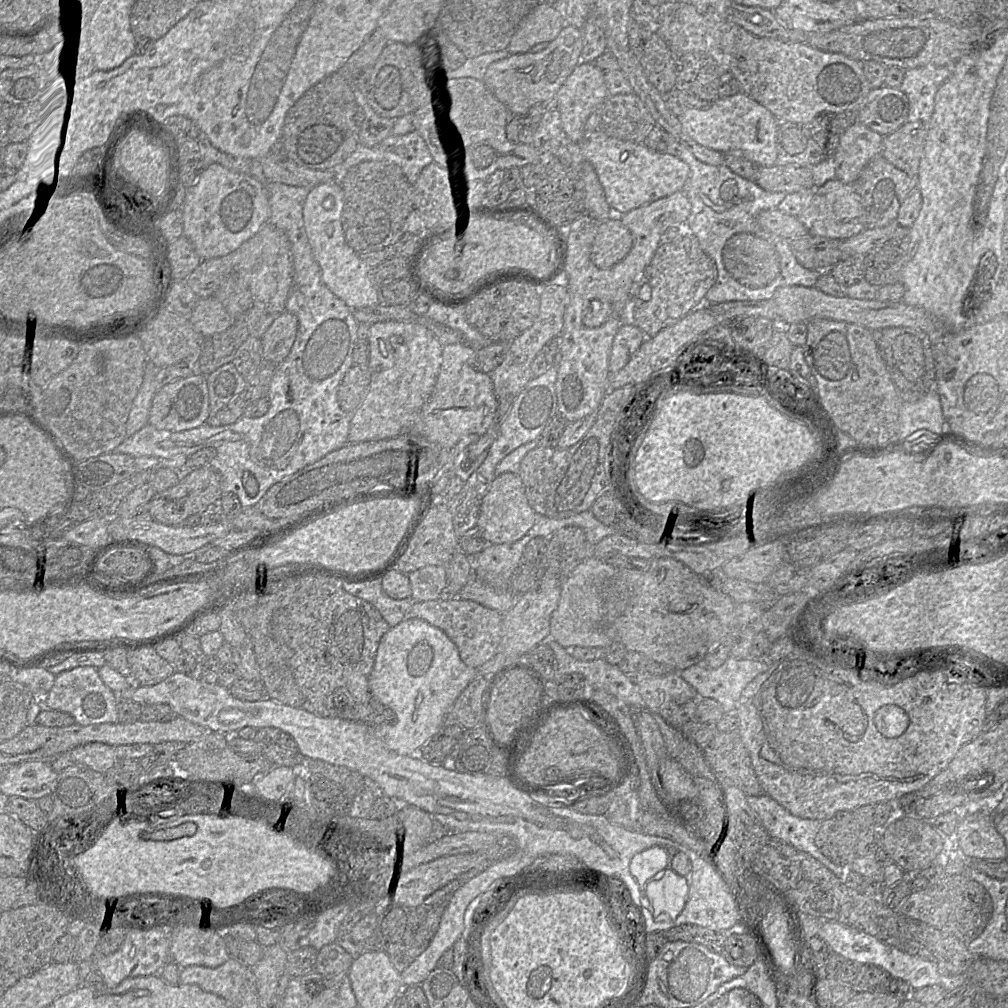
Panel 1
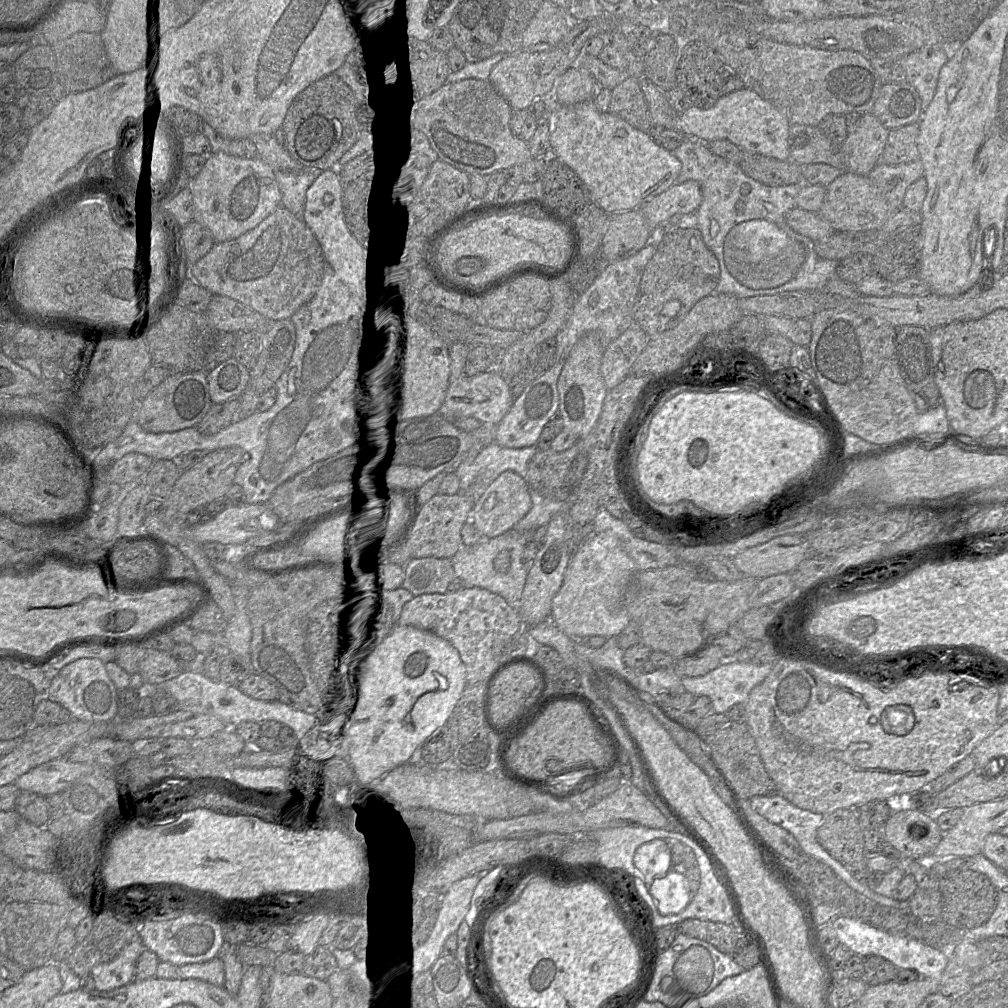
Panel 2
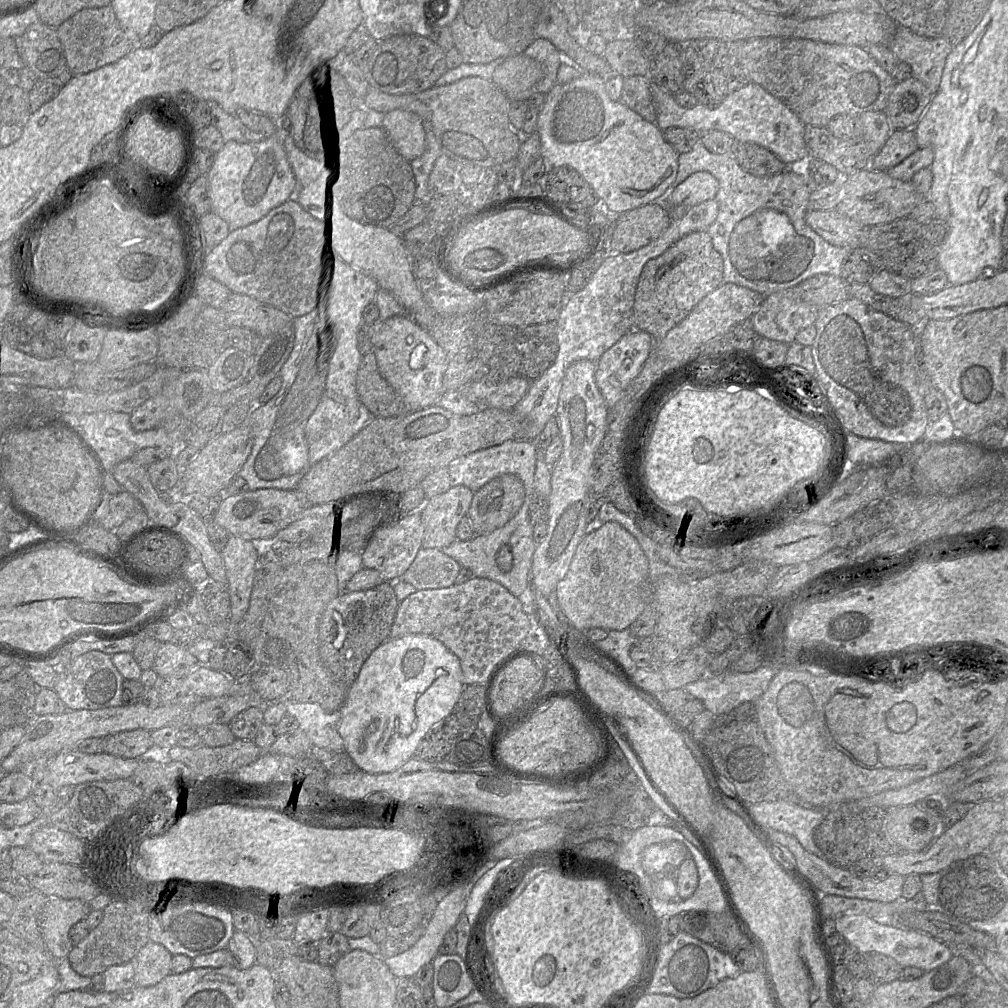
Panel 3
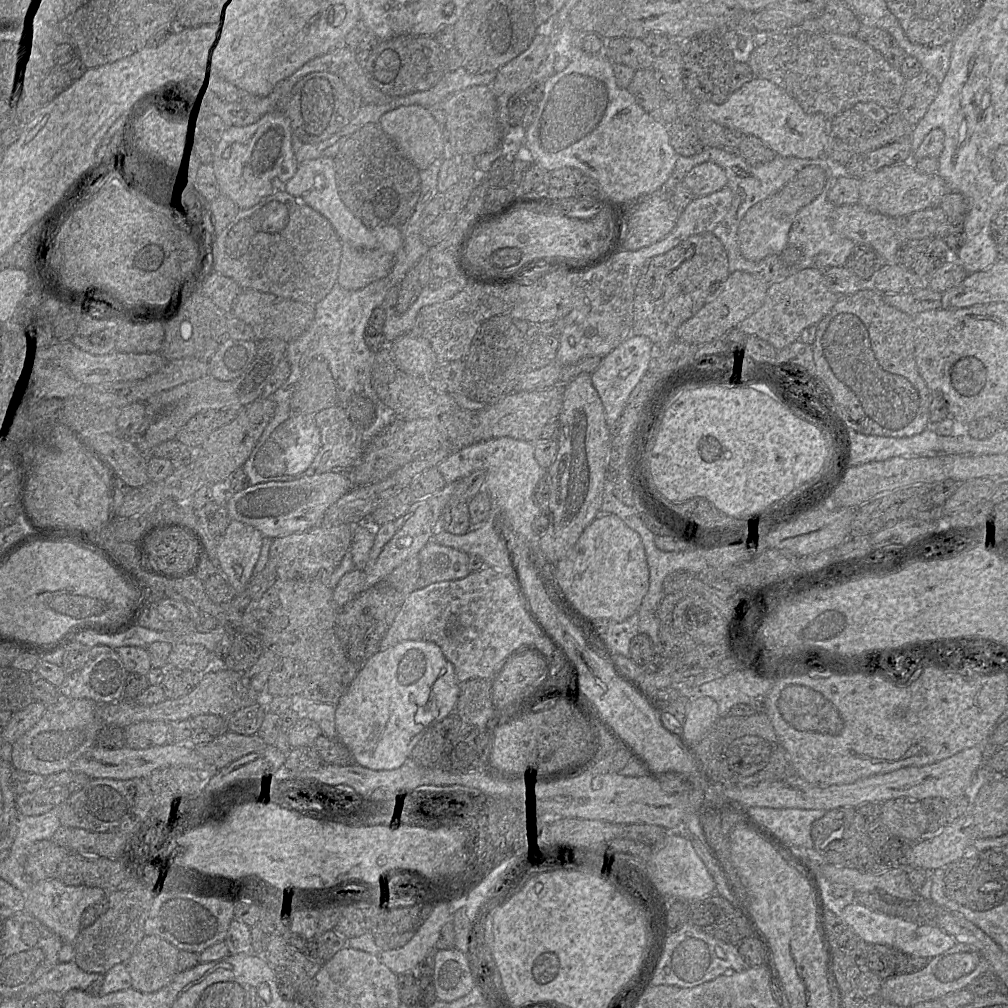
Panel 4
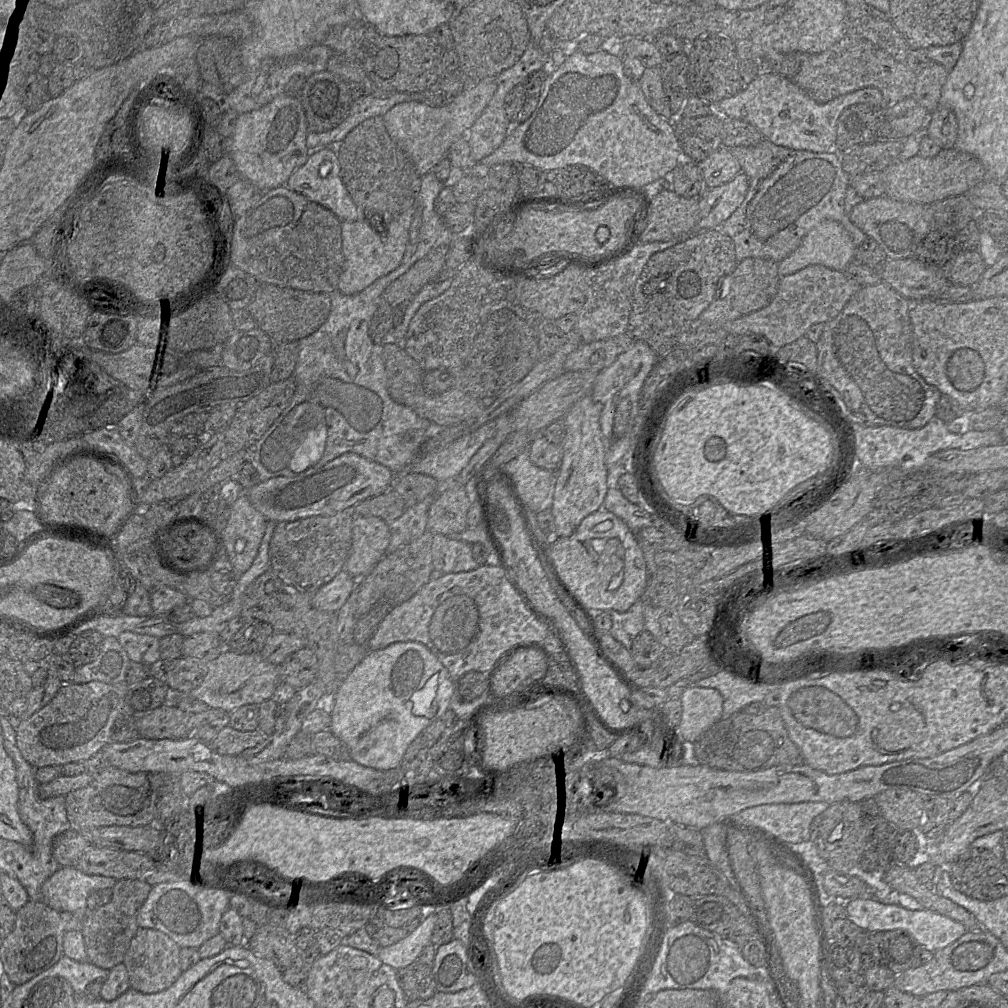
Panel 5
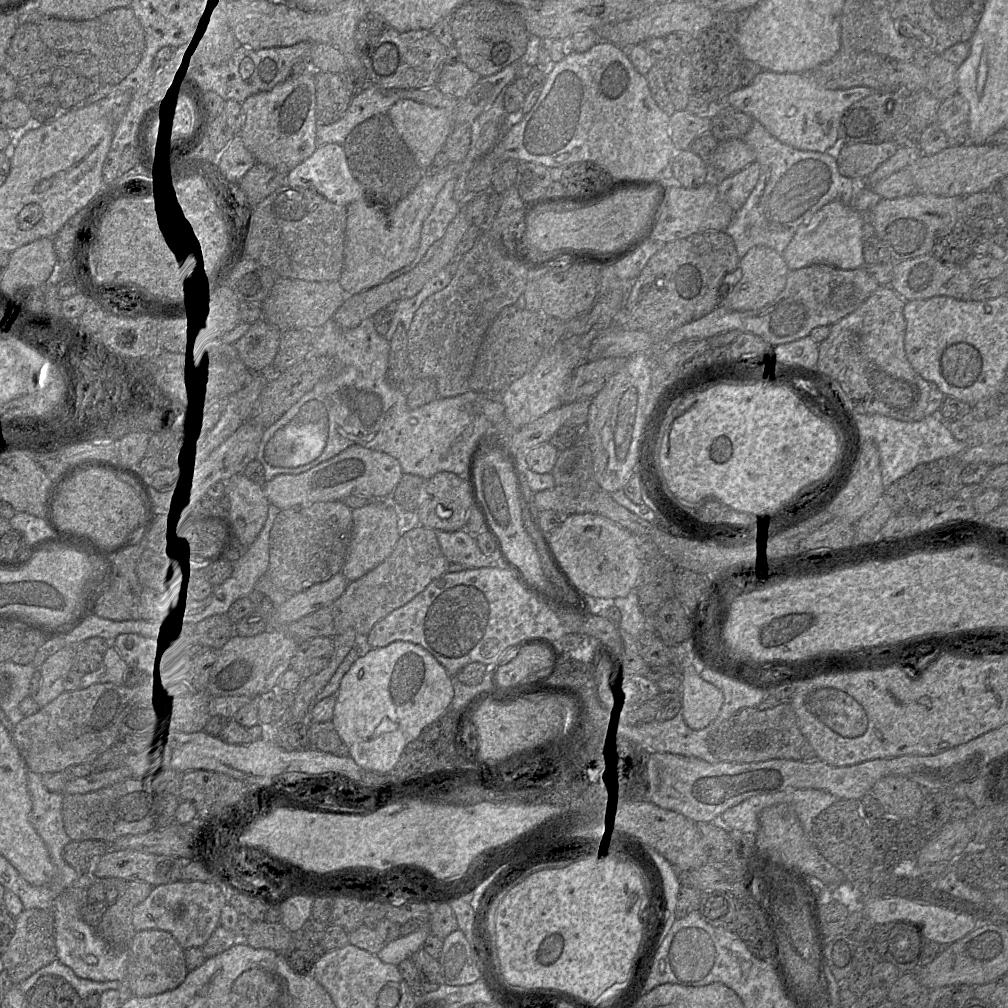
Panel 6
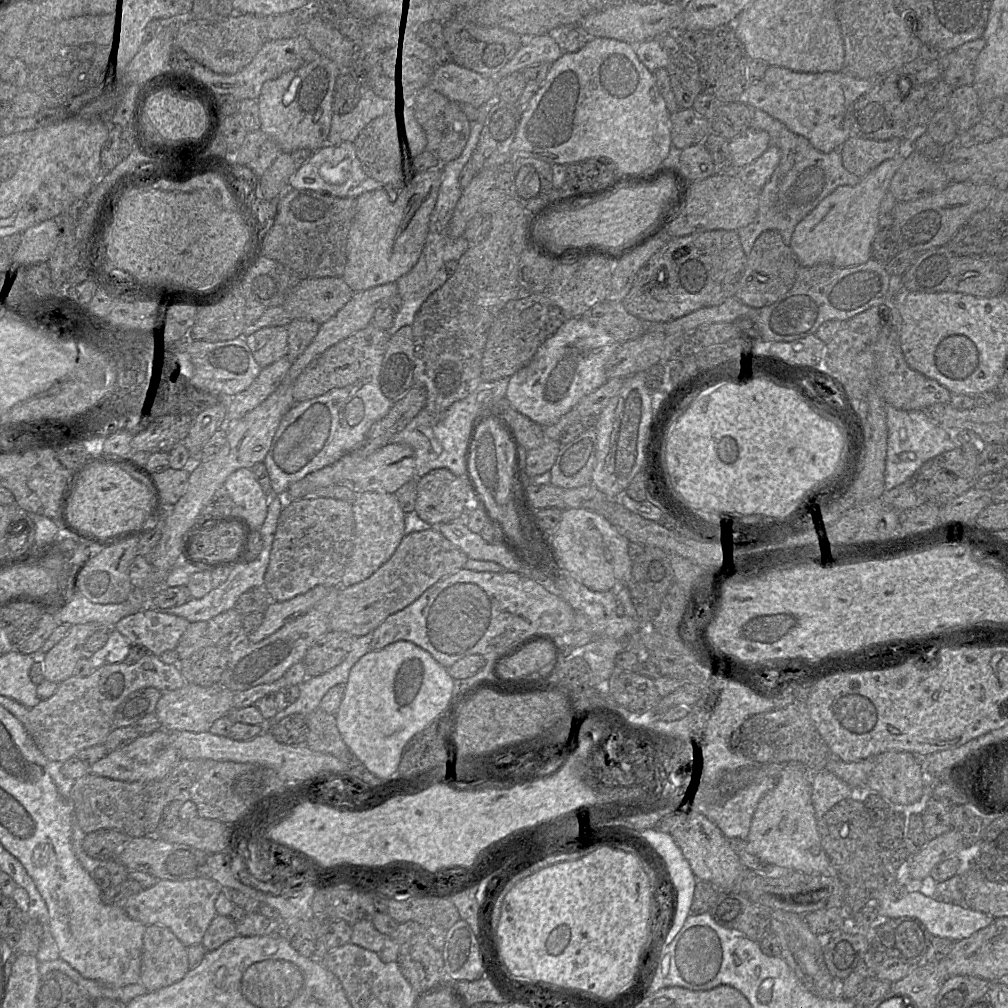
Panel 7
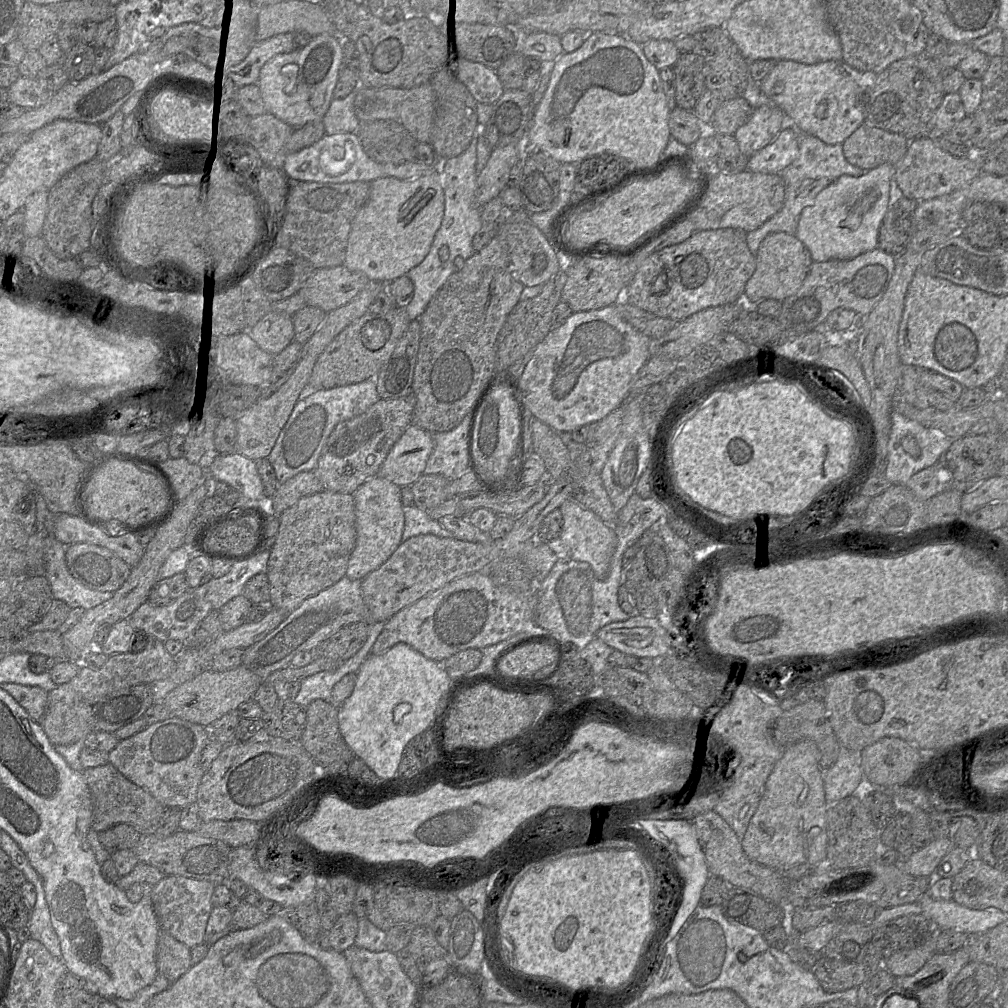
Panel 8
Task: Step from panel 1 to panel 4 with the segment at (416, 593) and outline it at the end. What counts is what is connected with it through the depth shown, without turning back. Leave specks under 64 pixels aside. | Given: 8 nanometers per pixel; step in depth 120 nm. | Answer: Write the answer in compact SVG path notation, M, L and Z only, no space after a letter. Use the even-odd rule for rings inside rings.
M430 540L418 554L420 578L429 583L458 580L471 572L468 568L469 555L463 551L442 546Z

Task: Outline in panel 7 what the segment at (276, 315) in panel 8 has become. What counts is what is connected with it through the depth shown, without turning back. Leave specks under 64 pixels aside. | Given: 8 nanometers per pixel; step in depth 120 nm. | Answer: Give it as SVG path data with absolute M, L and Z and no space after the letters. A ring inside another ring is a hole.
M286 326L264 327L246 336L245 342L261 368L286 357L288 353Z

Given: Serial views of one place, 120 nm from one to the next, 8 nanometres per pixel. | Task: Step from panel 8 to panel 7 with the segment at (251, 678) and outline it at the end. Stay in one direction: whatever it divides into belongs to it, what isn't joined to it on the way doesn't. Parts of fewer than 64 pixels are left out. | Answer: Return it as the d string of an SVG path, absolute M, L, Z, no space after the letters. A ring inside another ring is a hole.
M186 683L182 688L162 692L155 714L167 731L206 732L216 720L233 710L233 695L234 692L219 683L208 687Z

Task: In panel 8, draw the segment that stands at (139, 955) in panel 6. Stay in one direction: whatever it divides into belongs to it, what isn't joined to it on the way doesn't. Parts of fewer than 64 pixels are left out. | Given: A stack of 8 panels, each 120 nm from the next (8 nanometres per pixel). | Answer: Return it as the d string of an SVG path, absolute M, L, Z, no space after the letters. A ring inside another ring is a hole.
M160 930L156 949L156 964L158 972L164 975L170 983L174 983L192 966L191 949L166 931Z

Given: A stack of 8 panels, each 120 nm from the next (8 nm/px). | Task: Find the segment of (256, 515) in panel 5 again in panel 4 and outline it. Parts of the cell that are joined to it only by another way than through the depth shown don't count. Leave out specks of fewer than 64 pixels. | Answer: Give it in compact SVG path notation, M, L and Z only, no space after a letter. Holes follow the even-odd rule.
M231 520L224 536L218 539L219 571L236 594L241 594L253 578L263 539L260 531L237 520Z

